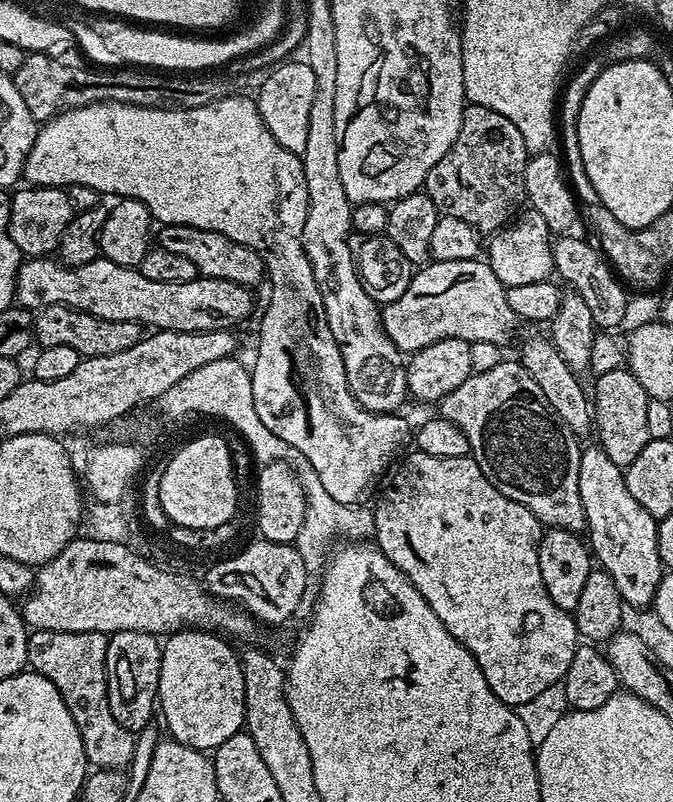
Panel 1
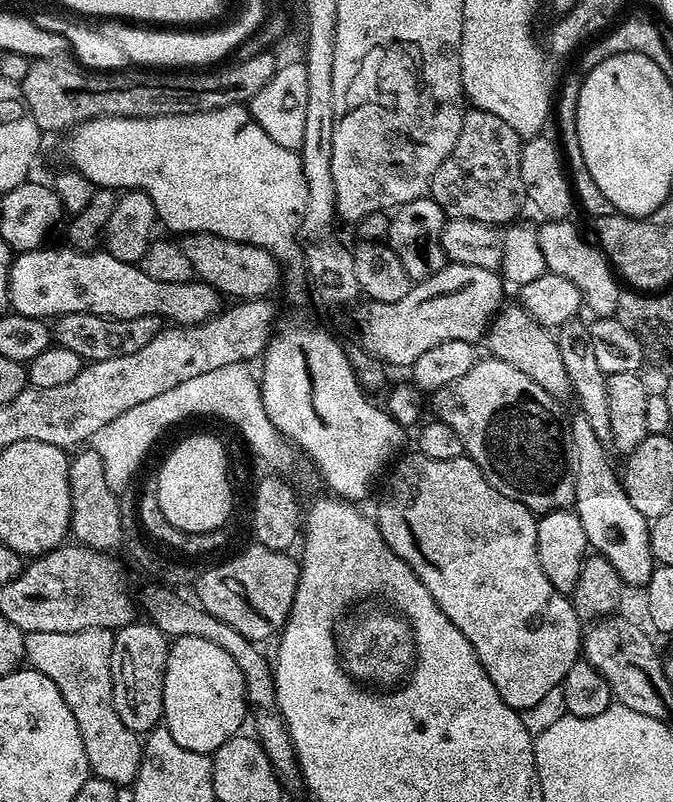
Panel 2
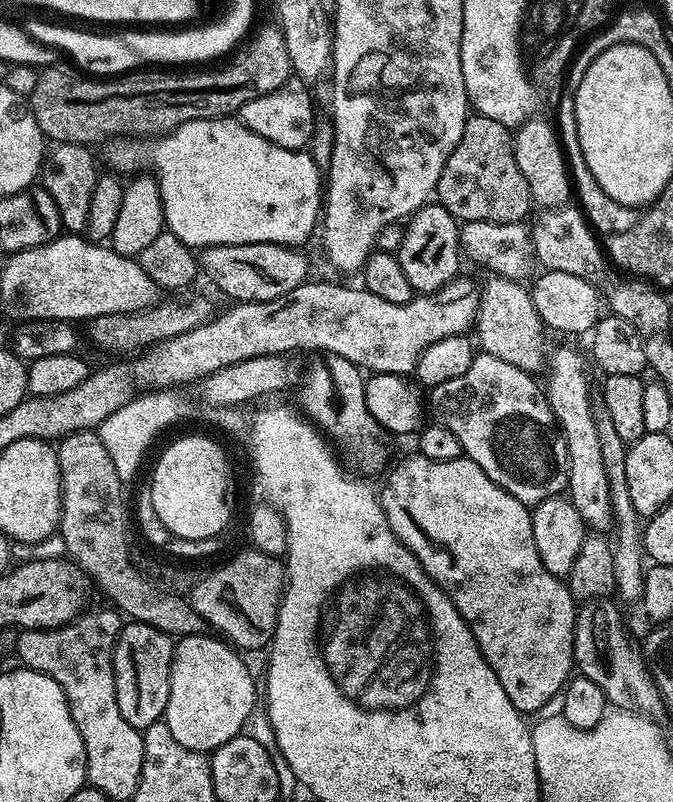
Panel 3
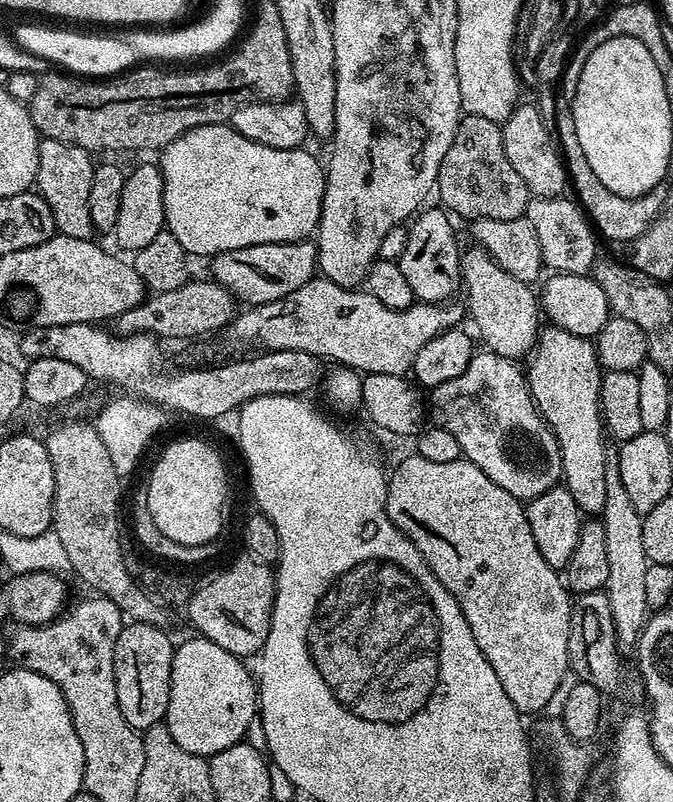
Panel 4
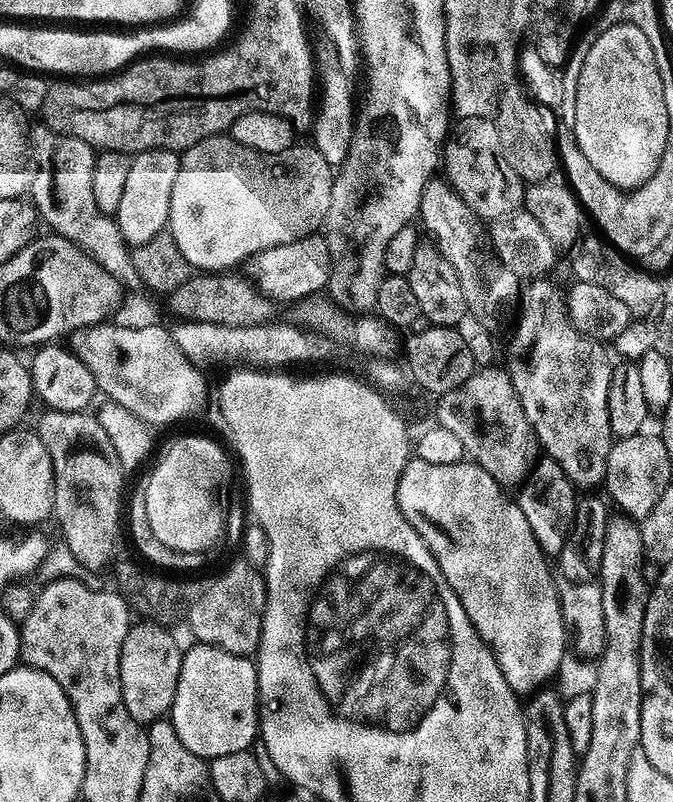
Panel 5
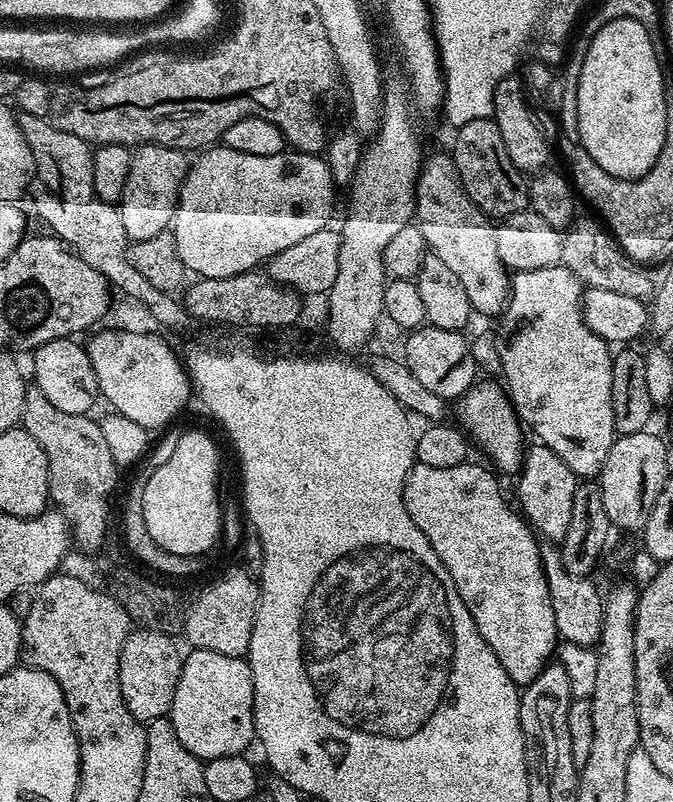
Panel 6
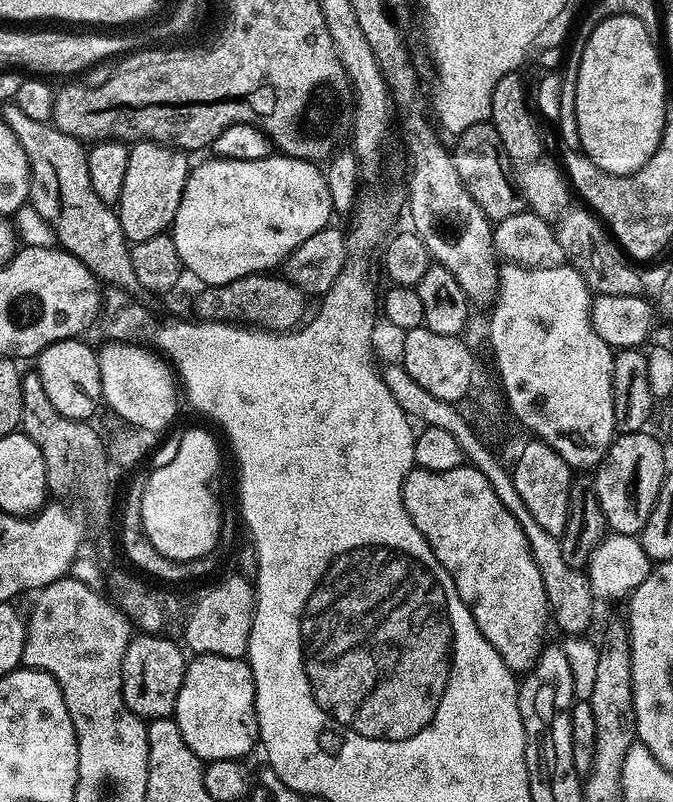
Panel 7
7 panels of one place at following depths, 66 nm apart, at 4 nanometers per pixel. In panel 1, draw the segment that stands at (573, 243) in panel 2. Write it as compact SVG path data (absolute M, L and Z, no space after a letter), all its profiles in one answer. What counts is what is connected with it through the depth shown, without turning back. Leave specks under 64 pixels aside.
M566 234L553 243L552 256L555 273L570 282L569 287L577 292L585 305L589 307L590 316L596 327L603 329L603 327L617 326L618 328L624 323L626 306L630 299L629 293L624 293L625 285L621 283L602 252L595 245L590 246L586 241L574 237L575 235Z

